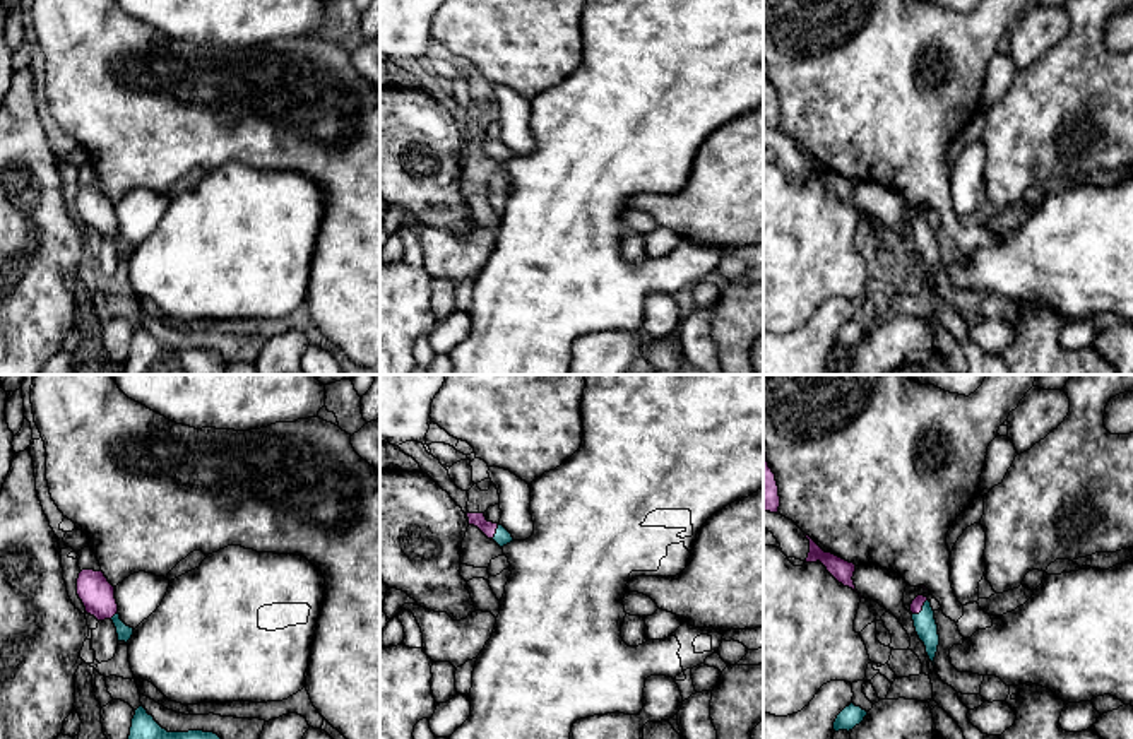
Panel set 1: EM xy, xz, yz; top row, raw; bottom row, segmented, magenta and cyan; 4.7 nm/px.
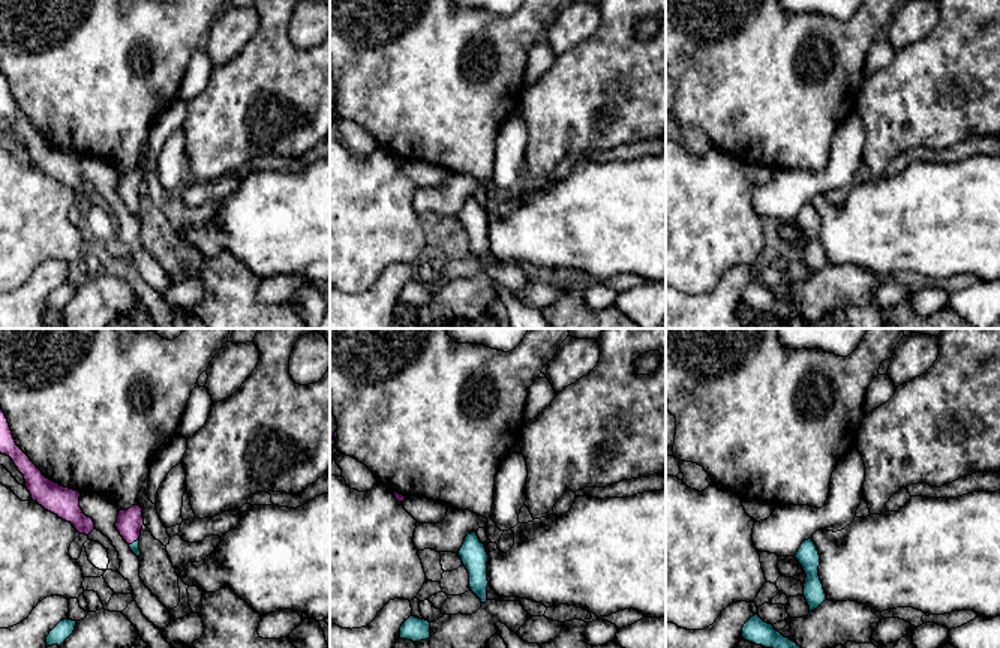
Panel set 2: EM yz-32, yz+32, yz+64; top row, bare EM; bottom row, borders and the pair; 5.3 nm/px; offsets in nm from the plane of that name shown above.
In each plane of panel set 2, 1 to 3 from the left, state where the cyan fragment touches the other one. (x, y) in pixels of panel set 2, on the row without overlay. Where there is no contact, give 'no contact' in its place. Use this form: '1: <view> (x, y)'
1: yz-32 (134, 204)
2: no contact
3: no contact

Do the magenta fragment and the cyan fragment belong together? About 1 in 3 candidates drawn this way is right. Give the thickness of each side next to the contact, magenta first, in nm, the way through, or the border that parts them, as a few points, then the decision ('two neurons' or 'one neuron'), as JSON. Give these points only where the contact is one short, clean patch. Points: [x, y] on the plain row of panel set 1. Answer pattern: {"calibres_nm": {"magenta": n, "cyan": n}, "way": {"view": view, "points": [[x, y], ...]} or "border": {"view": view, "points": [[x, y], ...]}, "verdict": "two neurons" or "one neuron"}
{"calibres_nm": {"magenta": 60, "cyan": 110}, "way": {"view": "yz", "points": [[918, 219], [921, 226], [925, 240]]}, "verdict": "one neuron"}

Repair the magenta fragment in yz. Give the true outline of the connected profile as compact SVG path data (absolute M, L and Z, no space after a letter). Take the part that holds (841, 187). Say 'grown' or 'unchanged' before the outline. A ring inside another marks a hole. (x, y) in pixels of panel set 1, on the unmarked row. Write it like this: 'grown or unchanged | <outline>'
unchanged | M806 152L806 156L810 157L810 169L808 169L806 180L820 178L839 200L856 207L854 197L852 197L856 181L832 169L825 169L810 152Z

